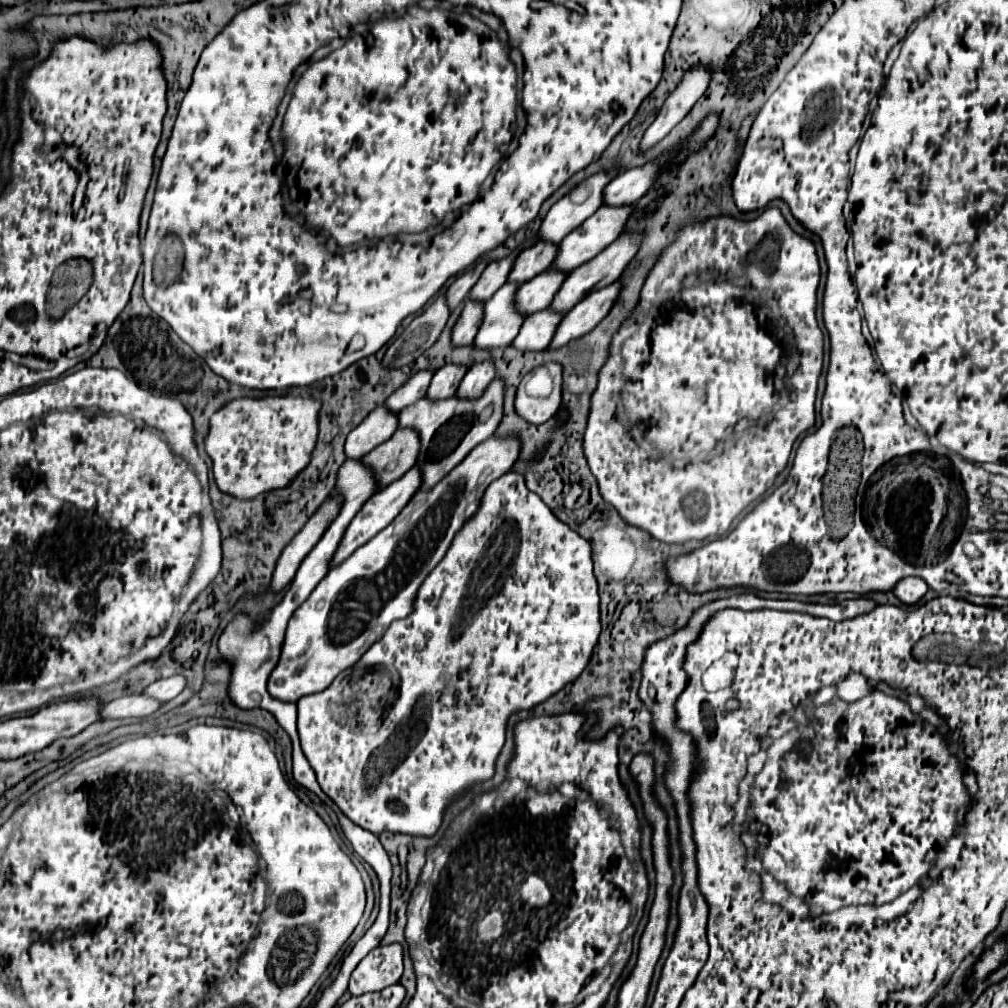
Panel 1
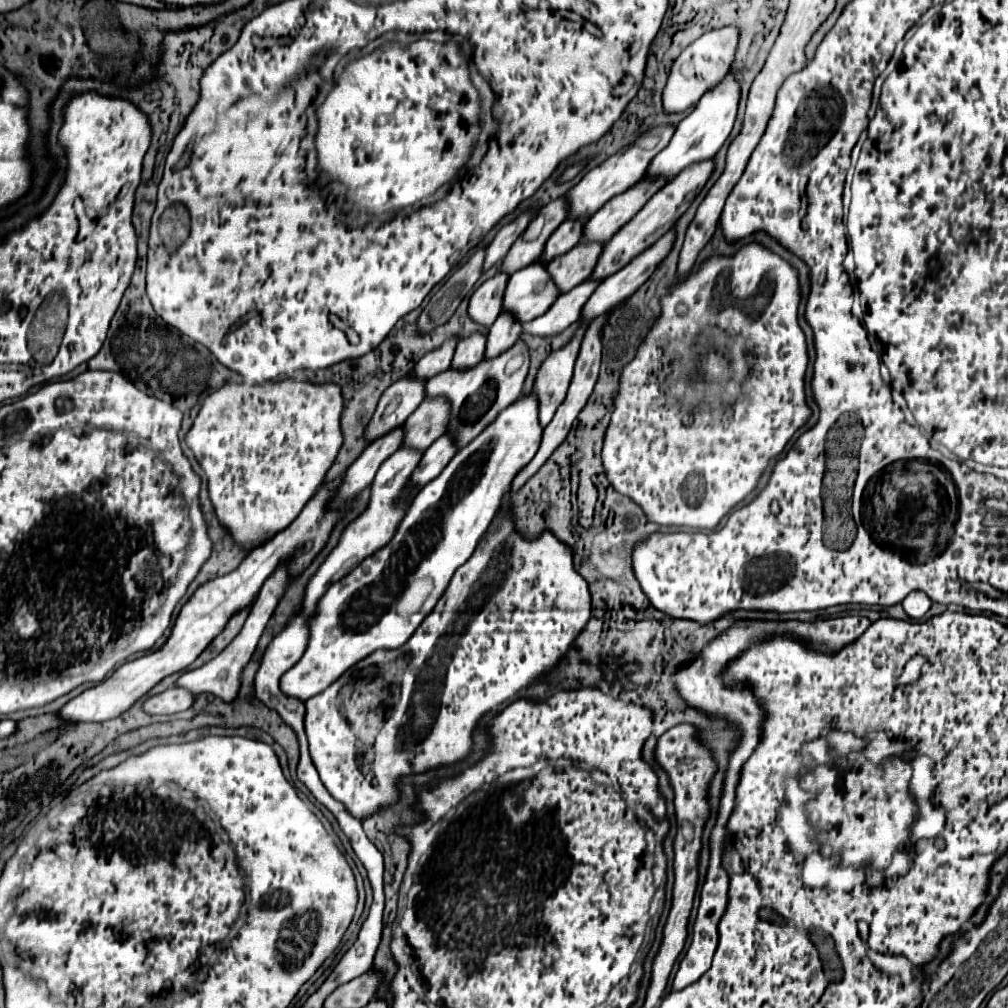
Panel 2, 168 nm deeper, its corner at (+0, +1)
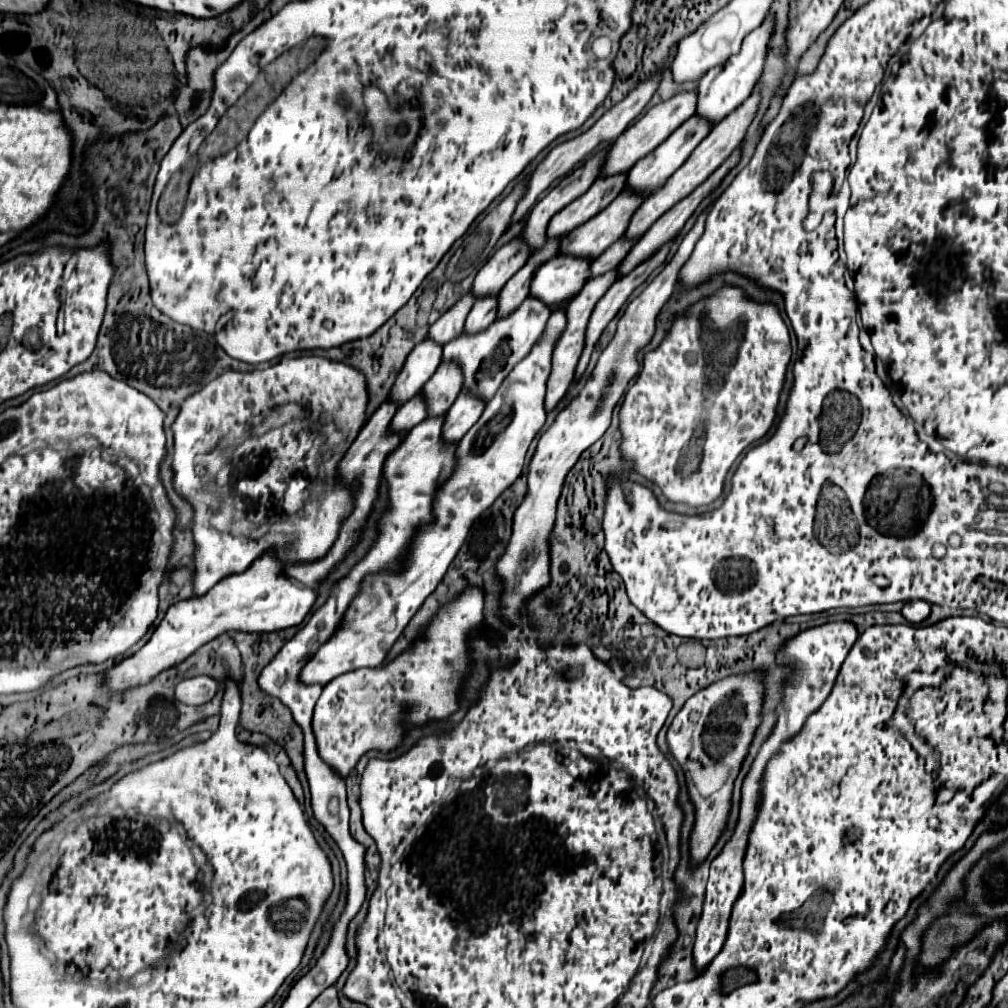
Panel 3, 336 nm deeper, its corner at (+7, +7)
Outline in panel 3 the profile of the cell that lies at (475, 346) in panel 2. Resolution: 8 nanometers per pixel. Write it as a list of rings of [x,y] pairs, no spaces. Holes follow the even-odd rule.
[[[496,297],[478,299],[466,317],[464,333],[482,333],[486,327],[494,323],[494,317],[496,317]]]

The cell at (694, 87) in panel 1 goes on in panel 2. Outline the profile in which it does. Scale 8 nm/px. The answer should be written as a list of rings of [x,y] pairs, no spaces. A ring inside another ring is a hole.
[[[737,25],[707,31],[697,41],[693,41],[675,59],[675,63],[671,67],[671,73],[669,73],[665,91],[663,91],[665,111],[669,111],[669,113],[685,111],[689,105],[695,105],[697,99],[701,99],[701,95],[705,91],[709,91],[709,87],[715,87],[731,71],[731,65],[733,65],[735,53],[737,53],[737,43],[739,43],[739,27]]]

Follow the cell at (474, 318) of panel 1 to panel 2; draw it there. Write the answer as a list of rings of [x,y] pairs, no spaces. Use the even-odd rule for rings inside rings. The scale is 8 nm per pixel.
[[[497,273],[481,283],[481,287],[473,293],[469,301],[469,315],[473,321],[485,327],[493,325],[493,319],[497,319],[497,315],[501,313],[507,281],[509,281],[507,273]]]

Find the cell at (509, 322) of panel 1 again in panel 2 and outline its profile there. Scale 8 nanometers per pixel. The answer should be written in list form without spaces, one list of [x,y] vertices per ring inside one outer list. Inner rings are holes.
[[[533,263],[509,277],[503,309],[511,311],[521,323],[525,323],[543,315],[559,295],[561,291],[555,287],[545,265]]]

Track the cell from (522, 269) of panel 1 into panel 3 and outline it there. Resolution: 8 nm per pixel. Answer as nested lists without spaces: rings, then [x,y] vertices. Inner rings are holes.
[[[612,175],[612,177],[602,177],[592,183],[592,187],[566,205],[562,211],[558,211],[548,225],[548,239],[558,239],[572,229],[584,225],[588,219],[598,215],[602,209],[606,209],[624,189],[626,175]]]

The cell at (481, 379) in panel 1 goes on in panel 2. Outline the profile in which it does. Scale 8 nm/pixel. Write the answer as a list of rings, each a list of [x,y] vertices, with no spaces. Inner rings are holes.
[[[501,311],[497,321],[489,327],[485,357],[495,357],[507,351],[519,339],[521,331],[523,331],[521,323],[509,311]]]

